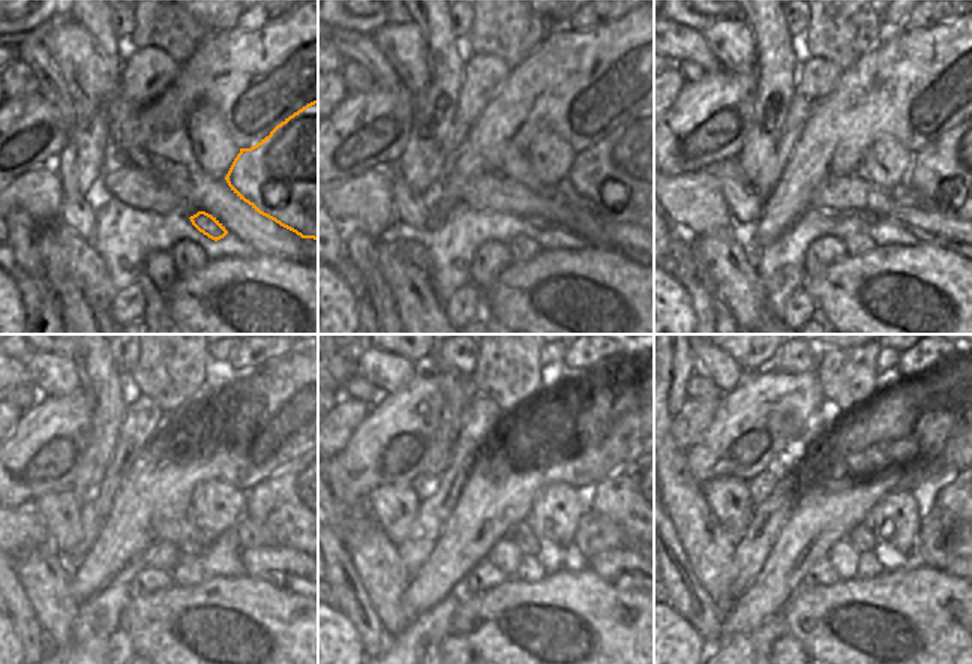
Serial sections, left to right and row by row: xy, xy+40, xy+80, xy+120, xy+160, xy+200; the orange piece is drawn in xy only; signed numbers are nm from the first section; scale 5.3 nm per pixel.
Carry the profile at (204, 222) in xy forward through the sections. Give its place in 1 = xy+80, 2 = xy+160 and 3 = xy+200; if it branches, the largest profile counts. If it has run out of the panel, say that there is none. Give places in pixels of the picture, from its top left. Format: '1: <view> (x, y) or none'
1: xy+80 (866, 216)
2: xy+160 (524, 537)
3: xy+200 (863, 538)

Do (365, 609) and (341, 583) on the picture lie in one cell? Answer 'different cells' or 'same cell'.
same cell

